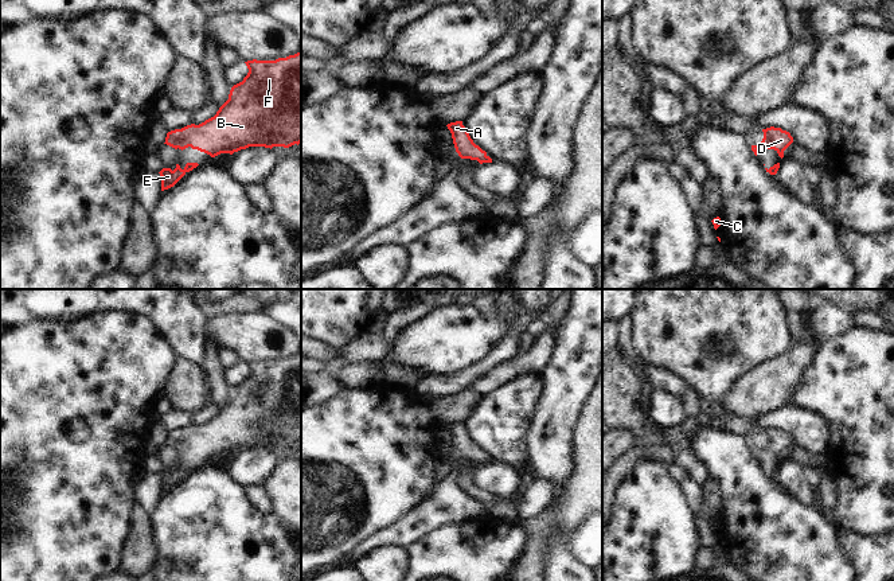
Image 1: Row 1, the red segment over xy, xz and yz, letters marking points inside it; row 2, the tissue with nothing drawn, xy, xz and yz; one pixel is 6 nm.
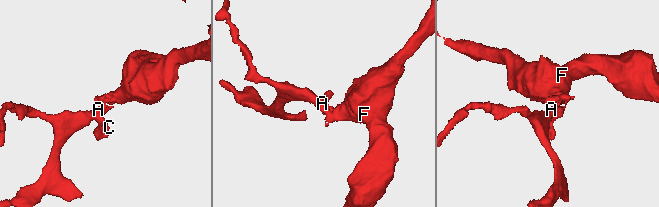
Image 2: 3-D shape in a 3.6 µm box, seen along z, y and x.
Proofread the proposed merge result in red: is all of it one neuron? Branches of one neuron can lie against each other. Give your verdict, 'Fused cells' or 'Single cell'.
Single cell

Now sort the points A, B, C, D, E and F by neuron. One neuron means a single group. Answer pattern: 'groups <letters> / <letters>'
groups A B C D E F

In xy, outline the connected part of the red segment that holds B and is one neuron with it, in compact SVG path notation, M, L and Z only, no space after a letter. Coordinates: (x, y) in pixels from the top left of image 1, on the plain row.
M301 354L276 362L247 362L249 374L234 386L229 401L204 424L187 426L167 434L167 447L175 451L191 448L215 459L249 448L284 448L301 444Z

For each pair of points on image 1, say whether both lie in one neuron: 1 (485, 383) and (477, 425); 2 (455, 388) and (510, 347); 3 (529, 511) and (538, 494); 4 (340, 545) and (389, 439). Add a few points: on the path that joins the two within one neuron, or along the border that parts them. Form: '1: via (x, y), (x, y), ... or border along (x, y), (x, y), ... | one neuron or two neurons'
1: border along (510, 379), (480, 397) | two neurons
2: via (468, 377), (496, 355) | one neuron
3: via (529, 507), (534, 498) | one neuron
4: via (339, 518), (339, 502), (362, 466) | one neuron

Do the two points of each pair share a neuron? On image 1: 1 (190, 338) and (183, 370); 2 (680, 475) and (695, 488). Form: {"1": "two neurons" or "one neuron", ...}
{"1": "two neurons", "2": "one neuron"}

